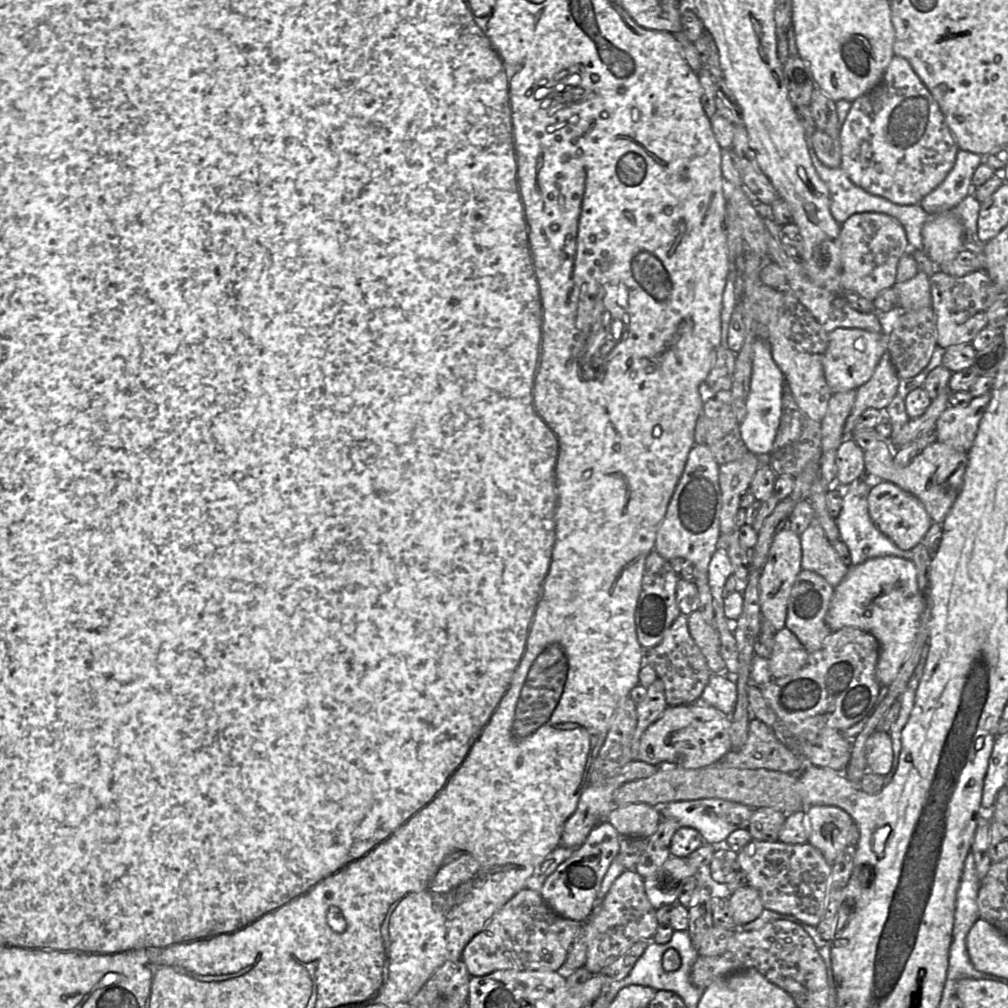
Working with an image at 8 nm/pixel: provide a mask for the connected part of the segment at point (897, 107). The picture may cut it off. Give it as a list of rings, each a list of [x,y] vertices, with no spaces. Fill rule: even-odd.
[[[894,55],[879,83],[855,99],[840,127],[841,168],[849,179],[870,194],[899,205],[915,205],[946,178],[954,166],[959,147],[940,107],[910,62]]]

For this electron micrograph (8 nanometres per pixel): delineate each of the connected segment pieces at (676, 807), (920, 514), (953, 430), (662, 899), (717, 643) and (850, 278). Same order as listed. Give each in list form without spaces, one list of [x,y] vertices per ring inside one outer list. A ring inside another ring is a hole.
[[[718,798],[676,801],[659,807],[662,818],[675,819],[680,827],[691,827],[700,832],[703,843],[722,846],[727,837],[735,830],[747,829],[754,808],[747,805]]]
[[[876,481],[868,496],[868,510],[875,526],[901,550],[917,546],[933,522],[917,497],[889,481]]]
[[[991,390],[973,397],[967,406],[949,406],[936,421],[937,440],[967,452],[975,440],[980,420],[990,400]]]
[[[671,855],[652,876],[644,879],[645,892],[652,906],[658,910],[663,905],[678,903],[686,879],[698,870],[688,863],[687,857]]]
[[[697,610],[688,616],[688,628],[712,674],[724,673],[726,663],[721,656],[721,640],[715,626],[706,622],[702,613]]]
[[[878,212],[857,213],[841,224],[841,286],[844,292],[856,292],[873,301],[879,293],[896,283],[899,259],[909,251],[903,226],[893,217]]]

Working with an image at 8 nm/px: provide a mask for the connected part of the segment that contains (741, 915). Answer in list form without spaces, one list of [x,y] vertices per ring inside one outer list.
[[[750,885],[734,891],[729,903],[736,928],[754,921],[764,910],[759,891]]]

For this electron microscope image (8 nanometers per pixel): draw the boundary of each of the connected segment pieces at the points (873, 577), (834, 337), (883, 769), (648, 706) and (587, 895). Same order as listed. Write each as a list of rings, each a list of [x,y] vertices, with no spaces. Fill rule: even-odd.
[[[896,556],[876,557],[859,565],[851,565],[841,583],[834,588],[826,615],[826,624],[832,631],[855,627],[872,634],[879,642],[876,678],[881,686],[890,686],[909,656],[918,631],[923,611],[923,599],[918,588],[917,569],[912,560]]]
[[[836,328],[828,334],[828,347],[823,358],[827,384],[833,393],[858,389],[873,375],[887,350],[887,336],[860,328]]]
[[[876,731],[867,742],[866,761],[868,771],[886,776],[893,763],[893,747],[889,732]]]
[[[657,678],[647,688],[645,698],[636,705],[637,726],[631,743],[633,760],[638,758],[640,739],[644,731],[663,714],[667,707],[663,681]]]
[[[601,822],[591,830],[584,843],[546,878],[540,895],[555,913],[581,923],[588,920],[595,908],[595,899],[603,878],[618,855],[620,837],[610,822]]]

